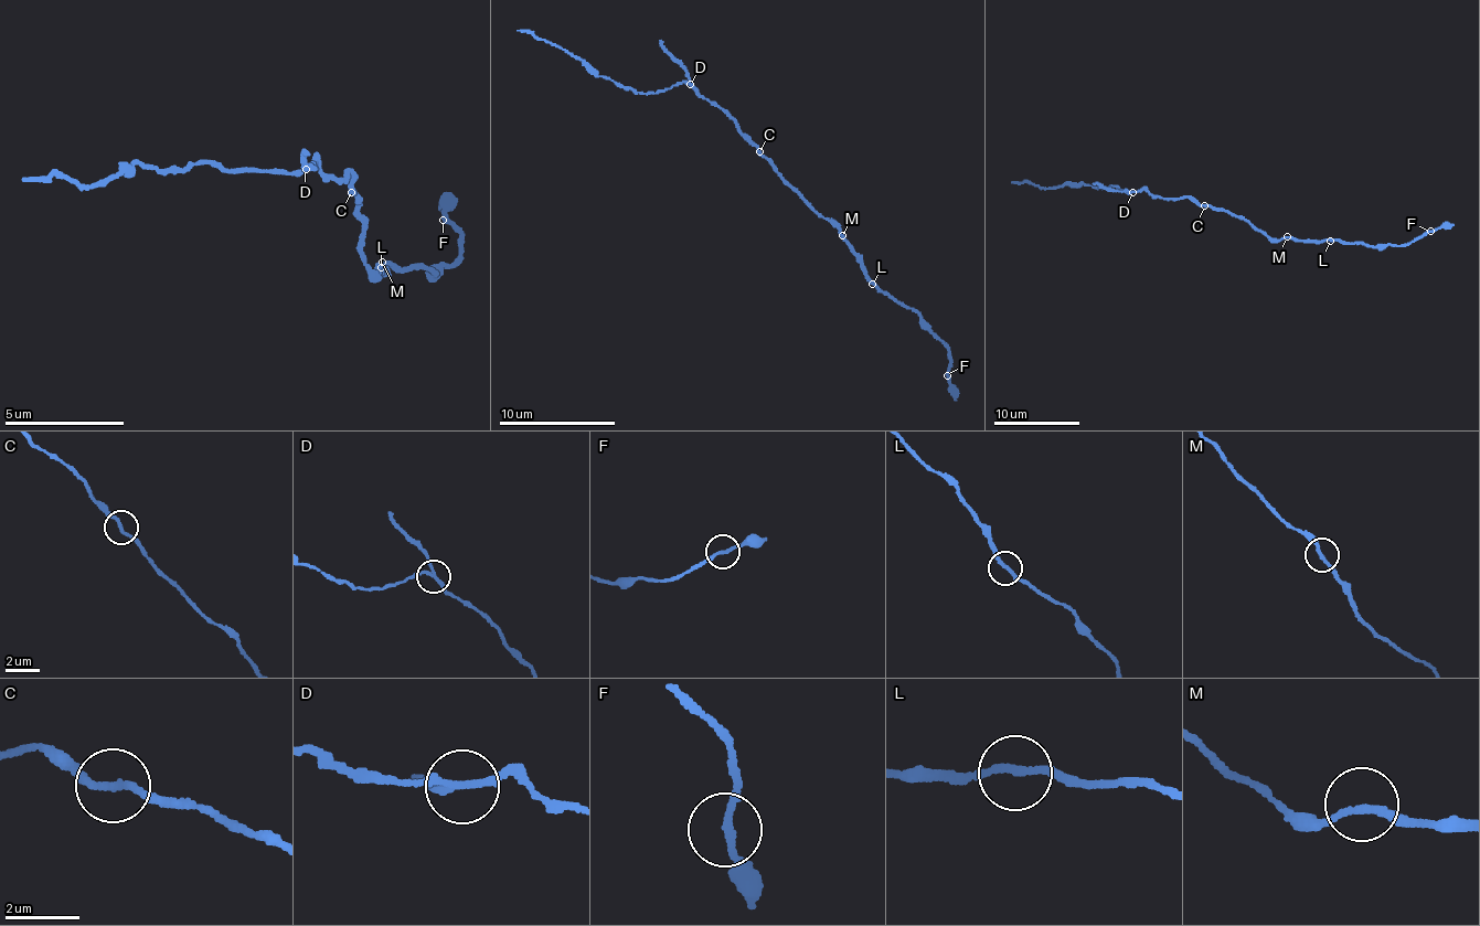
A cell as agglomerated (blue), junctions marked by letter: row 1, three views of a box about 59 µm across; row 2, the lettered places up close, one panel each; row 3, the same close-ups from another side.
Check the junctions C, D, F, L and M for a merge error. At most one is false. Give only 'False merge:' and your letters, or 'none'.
False merge: D

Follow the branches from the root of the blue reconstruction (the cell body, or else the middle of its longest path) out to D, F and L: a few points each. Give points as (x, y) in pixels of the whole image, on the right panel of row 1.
D: (1214, 210), (1198, 205), (1186, 197), (1161, 199), (1145, 191), (1131, 191)
F: (1214, 210), (1231, 212), (1279, 241), (1405, 246), (1430, 231)
L: (1214, 210), (1226, 210), (1241, 216), (1270, 237), (1330, 241)

